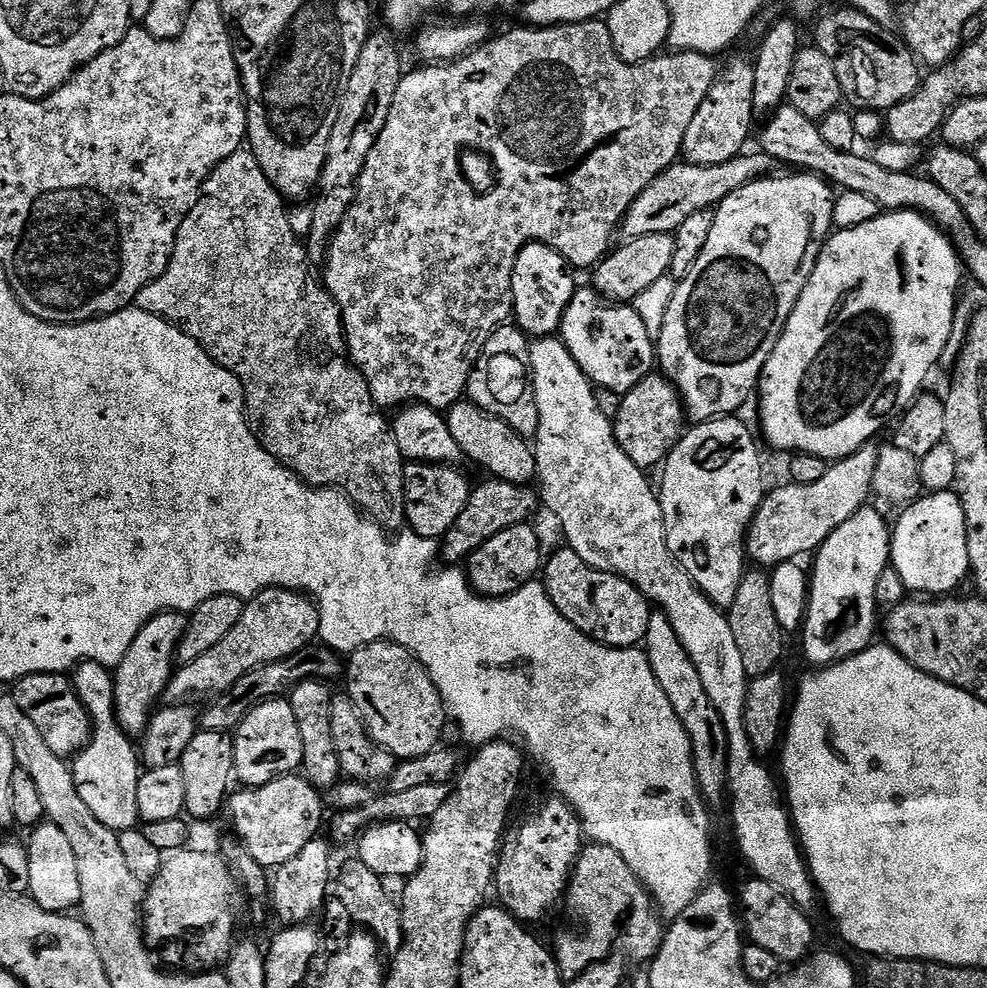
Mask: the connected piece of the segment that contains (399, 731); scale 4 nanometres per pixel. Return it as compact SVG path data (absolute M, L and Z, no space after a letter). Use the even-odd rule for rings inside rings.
M377 640L369 641L363 647L361 647L357 652L351 653L349 662L346 664L346 676L348 672L348 688L346 688L346 694L354 702L354 706L358 710L358 714L362 718L362 722L366 726L366 730L372 735L372 740L378 746L382 746L386 750L390 750L390 754L396 756L397 761L409 760L410 758L418 758L419 756L424 756L428 752L437 751L438 745L436 744L440 740L440 735L444 732L444 720L446 724L446 709L442 698L438 694L438 690L434 686L434 682L430 678L430 674L426 671L422 665L420 665L415 656L412 655L410 650L406 650L404 647L398 646L396 643L388 640Z

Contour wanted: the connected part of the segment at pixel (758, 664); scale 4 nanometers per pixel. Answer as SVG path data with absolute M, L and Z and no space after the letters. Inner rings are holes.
M745 571L744 577L740 579L738 594L734 594L734 602L727 609L726 615L730 630L734 630L734 642L738 642L738 650L742 653L742 666L749 678L777 671L781 667L780 659L784 656L786 633L778 626L778 618L774 614L774 601L770 599L770 576L767 571Z

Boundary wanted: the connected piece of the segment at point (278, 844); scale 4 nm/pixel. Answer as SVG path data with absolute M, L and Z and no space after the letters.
M303 775L280 776L266 786L233 791L226 801L226 812L232 815L235 835L250 850L254 862L275 870L290 862L305 848L306 842L321 835L320 823L324 820L326 800L321 789L316 788Z

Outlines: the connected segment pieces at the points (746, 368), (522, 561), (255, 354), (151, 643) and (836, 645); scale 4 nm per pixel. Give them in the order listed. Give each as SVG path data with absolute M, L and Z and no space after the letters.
M796 170L788 175L792 176L773 174L762 180L750 182L731 192L719 204L715 209L714 230L710 230L710 238L706 238L706 246L698 254L698 262L694 262L694 266L690 266L690 274L679 277L674 298L670 298L670 310L666 310L666 322L662 322L662 334L658 337L658 368L664 379L669 380L675 386L676 391L680 393L680 399L684 401L684 410L689 421L703 422L719 420L721 416L731 416L739 413L739 408L751 396L753 399L760 383L760 375L764 373L766 362L814 270L816 260L824 248L824 241L833 231L832 214L836 205L833 185L823 178L803 170Z
M519 524L508 530L500 531L483 543L479 550L466 560L466 575L473 592L489 599L500 599L517 592L524 584L531 583L542 566L540 542L533 525Z
M241 150L230 154L230 158L220 161L220 165L212 171L208 181L200 191L200 201L186 214L182 226L176 231L176 241L172 247L172 256L168 260L166 270L156 280L141 288L136 296L135 307L146 310L150 314L162 317L175 328L194 338L206 350L206 354L218 366L230 370L242 382L244 391L244 407L248 417L248 428L258 438L258 442L276 461L299 476L305 484L314 488L339 488L367 519L373 520L385 530L400 530L405 527L404 518L404 466L405 458L398 450L398 442L394 442L389 421L385 413L374 402L363 374L346 355L344 343L344 323L340 317L340 308L335 298L329 294L327 287L319 279L312 277L308 269L310 257L307 247L296 237L288 216L284 213L285 203L276 188L266 178L262 166L254 158L250 150Z
M163 612L150 618L150 622L146 622L146 626L142 626L142 630L138 630L138 638L134 638L134 642L130 642L130 650L126 650L126 658L122 658L122 662L116 665L113 682L116 721L129 737L136 738L143 733L144 727L152 719L152 713L157 711L158 705L161 703L161 701L159 702L160 696L162 700L167 693L168 684L172 681L176 648L182 642L187 629L188 616L182 612Z
M865 506L856 511L853 516L846 518L846 522L842 522L842 526L838 526L838 530L834 530L834 534L830 534L830 538L826 538L826 542L820 545L815 553L816 565L810 568L810 591L808 594L808 615L804 618L802 625L802 637L804 636L804 656L810 663L816 664L812 666L827 666L829 664L837 664L839 660L848 660L852 656L858 655L873 643L874 637L878 632L878 616L876 620L876 610L878 611L878 603L875 596L875 590L878 587L878 580L882 577L882 572L890 567L892 562L892 533L893 529L884 521L884 516L878 509L873 506Z

